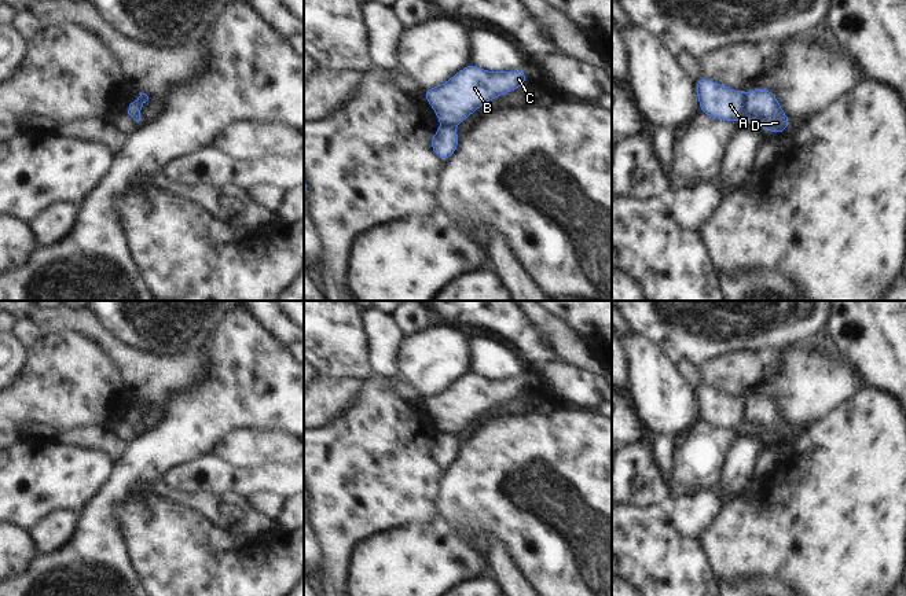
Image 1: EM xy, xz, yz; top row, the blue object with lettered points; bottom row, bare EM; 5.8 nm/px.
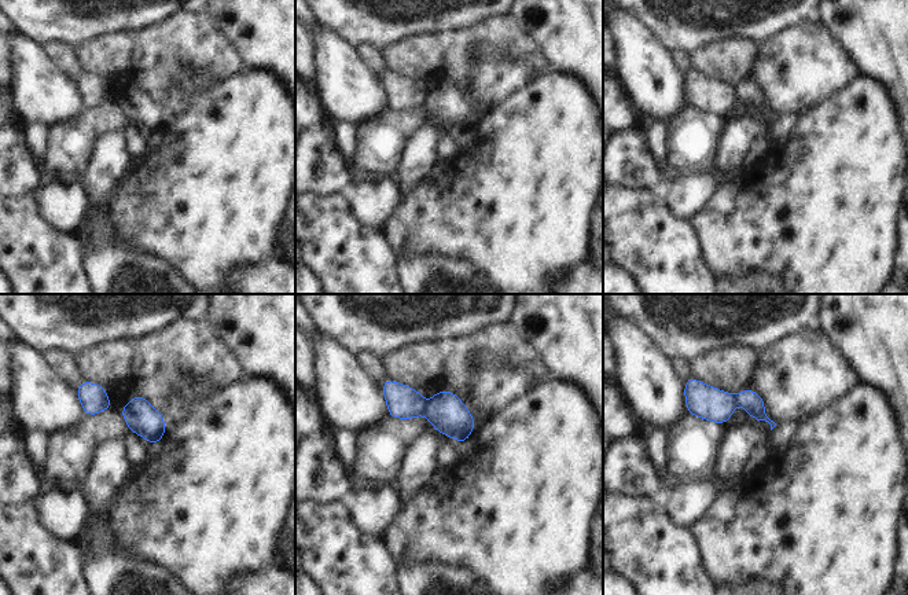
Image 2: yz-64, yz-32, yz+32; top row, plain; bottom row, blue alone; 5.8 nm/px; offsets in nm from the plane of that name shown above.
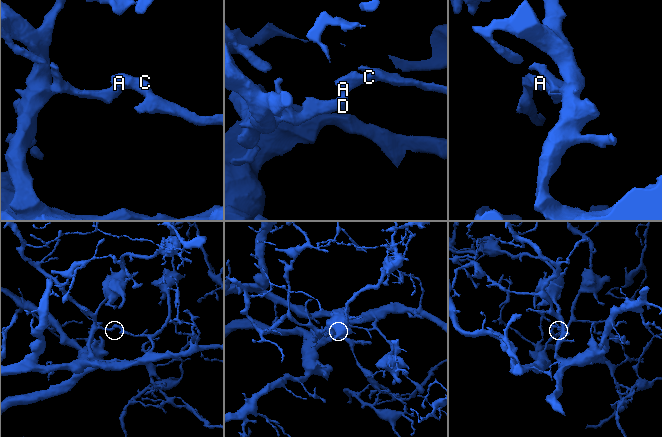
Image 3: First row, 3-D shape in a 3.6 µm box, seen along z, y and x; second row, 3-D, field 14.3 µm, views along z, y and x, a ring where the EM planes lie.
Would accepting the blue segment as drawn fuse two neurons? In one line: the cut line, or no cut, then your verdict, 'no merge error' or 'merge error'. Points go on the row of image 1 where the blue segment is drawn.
yz (745, 98), (743, 118) | merge error

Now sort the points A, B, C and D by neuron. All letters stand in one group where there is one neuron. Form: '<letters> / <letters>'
A B C / D

